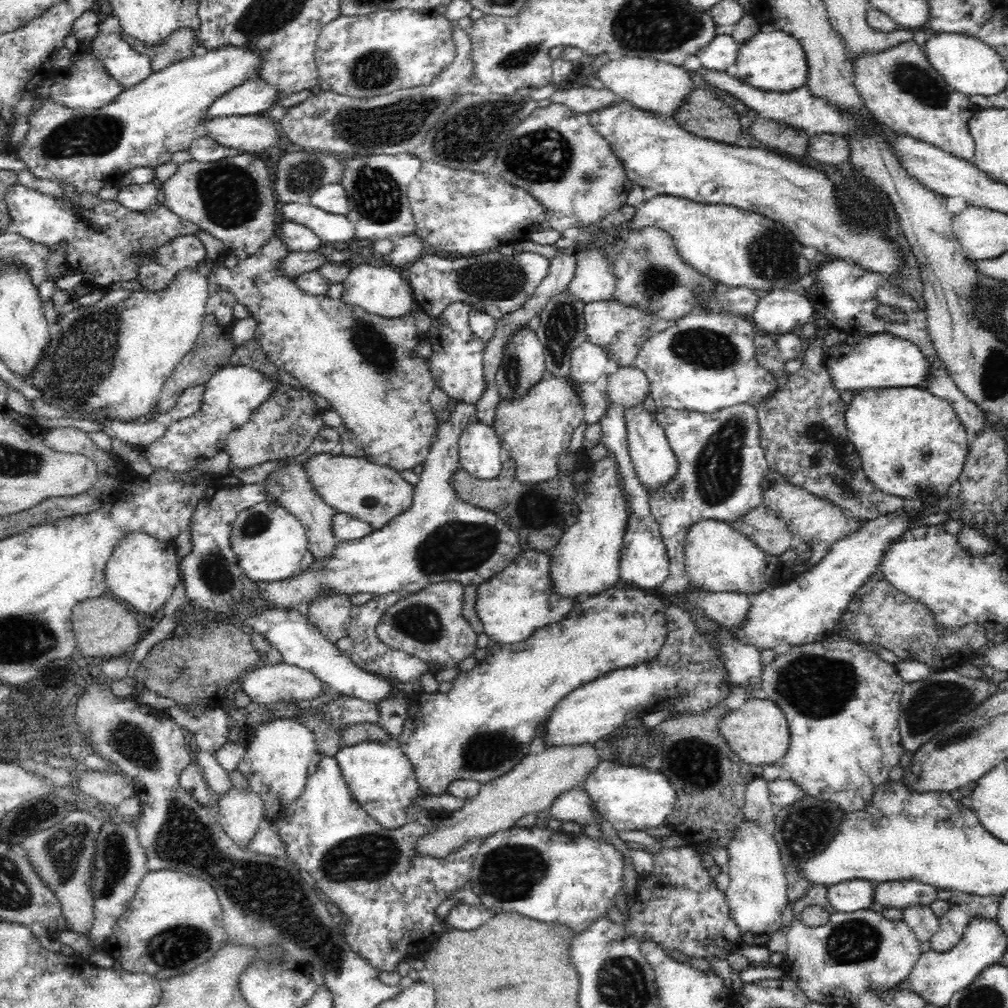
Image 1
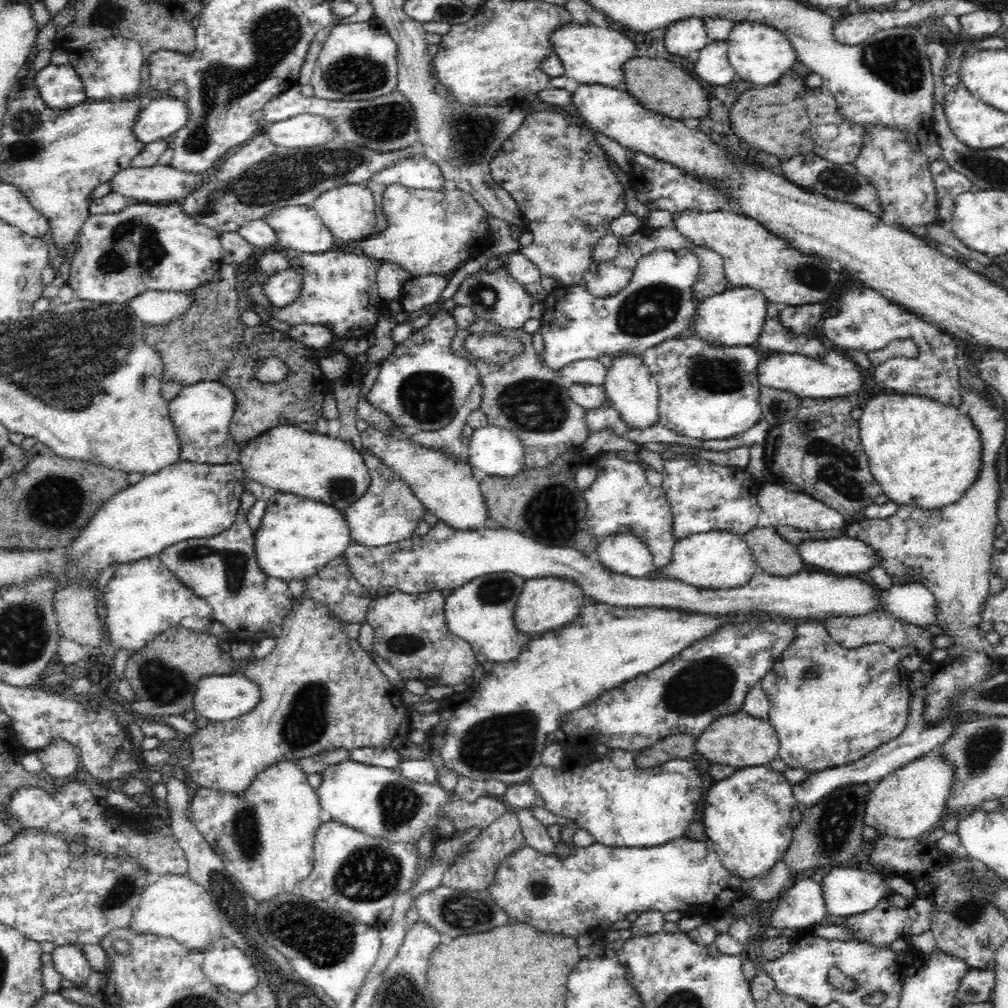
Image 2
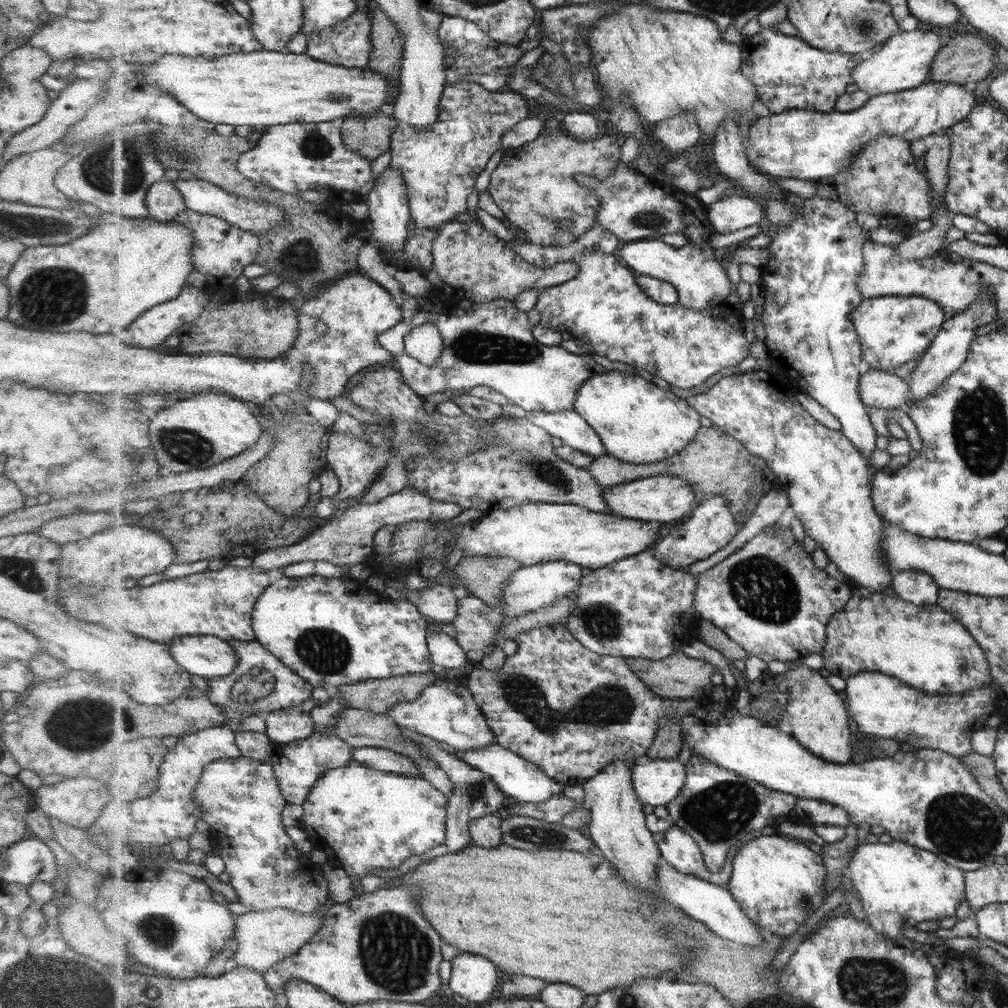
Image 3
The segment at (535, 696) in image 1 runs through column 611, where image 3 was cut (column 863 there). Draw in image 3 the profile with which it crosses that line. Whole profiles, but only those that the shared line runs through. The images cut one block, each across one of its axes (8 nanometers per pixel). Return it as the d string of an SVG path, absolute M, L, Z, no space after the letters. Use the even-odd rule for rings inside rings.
M854 587L854 596L845 608L831 617L827 629L827 642L823 649L823 667L831 674L847 679L859 672L885 672L903 680L905 684L923 690L925 694L965 694L969 690L979 690L981 686L993 685L991 663L987 653L970 630L945 610L933 605L915 605L896 596L887 596L869 588Z

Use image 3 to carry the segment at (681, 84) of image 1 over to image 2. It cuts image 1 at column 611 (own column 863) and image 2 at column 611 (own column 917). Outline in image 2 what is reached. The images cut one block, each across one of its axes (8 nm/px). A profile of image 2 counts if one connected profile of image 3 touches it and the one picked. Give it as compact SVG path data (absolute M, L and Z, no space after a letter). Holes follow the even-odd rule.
M574 21L570 25L564 25L562 29L554 34L555 49L560 60L564 63L565 75L574 78L579 85L597 84L607 87L624 88L626 86L626 64L632 58L640 56L636 53L636 44L620 32L609 27L599 25L578 25Z

